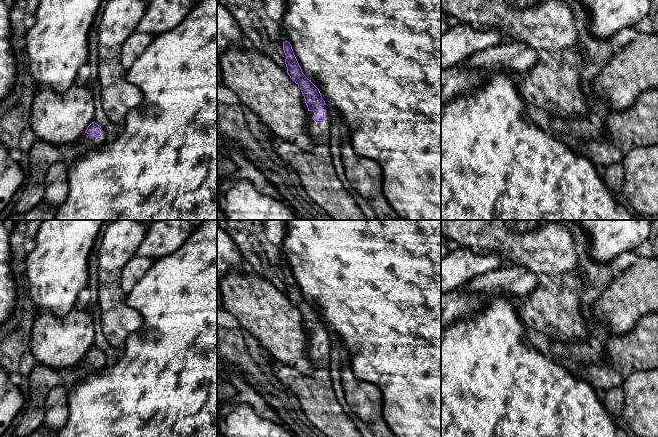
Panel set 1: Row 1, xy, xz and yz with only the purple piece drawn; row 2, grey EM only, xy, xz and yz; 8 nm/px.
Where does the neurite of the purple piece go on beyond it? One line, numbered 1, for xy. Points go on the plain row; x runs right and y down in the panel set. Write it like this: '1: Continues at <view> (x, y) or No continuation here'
1: Continues at xy (42, 379)

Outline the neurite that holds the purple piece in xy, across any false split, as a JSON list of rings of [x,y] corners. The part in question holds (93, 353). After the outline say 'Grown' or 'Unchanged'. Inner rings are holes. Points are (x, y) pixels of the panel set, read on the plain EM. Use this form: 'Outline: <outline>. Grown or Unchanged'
Outline: [[[92,346],[85,357],[75,366],[52,368],[36,365],[30,373],[30,399],[22,410],[22,419],[14,436],[25,436],[44,424],[45,402],[49,391],[57,386],[70,386],[75,379],[84,379],[90,373],[106,366],[107,357]]]. Grown

